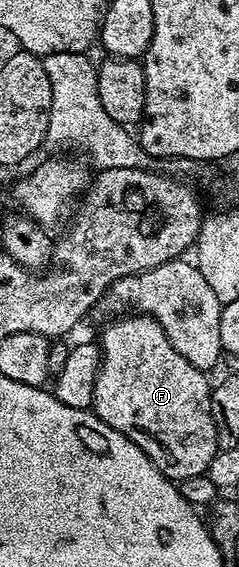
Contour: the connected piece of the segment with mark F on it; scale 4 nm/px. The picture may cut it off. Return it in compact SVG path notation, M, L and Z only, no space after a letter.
M124 314L113 319L98 339L100 373L91 411L138 446L173 482L203 476L218 447L212 417L213 385L174 346L152 316Z

